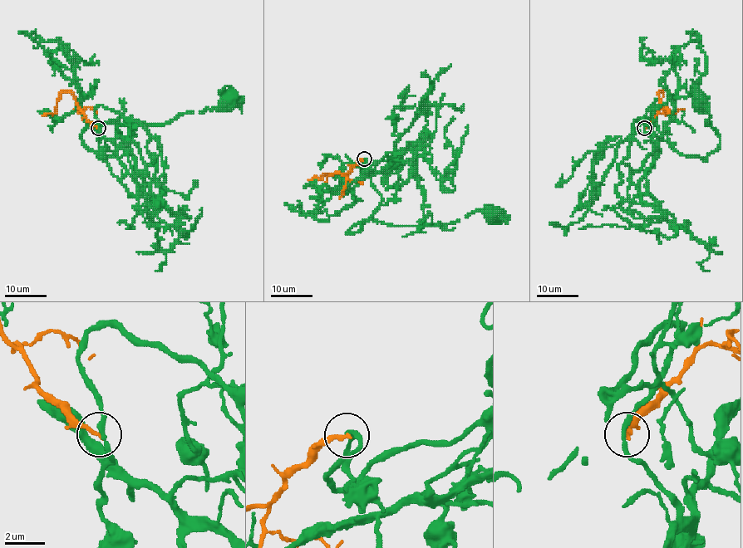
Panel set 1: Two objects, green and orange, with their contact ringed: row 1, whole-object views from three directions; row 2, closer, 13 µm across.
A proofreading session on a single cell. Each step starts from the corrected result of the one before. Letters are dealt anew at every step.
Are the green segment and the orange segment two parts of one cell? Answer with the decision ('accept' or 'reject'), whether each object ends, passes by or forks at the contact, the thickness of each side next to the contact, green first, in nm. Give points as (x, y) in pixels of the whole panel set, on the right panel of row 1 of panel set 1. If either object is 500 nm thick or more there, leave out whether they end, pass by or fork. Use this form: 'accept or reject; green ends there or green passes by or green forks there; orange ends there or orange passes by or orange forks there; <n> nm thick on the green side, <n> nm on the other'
reject; green passes by; orange ends there; 240 nm thick on the green side, 240 nm on the other

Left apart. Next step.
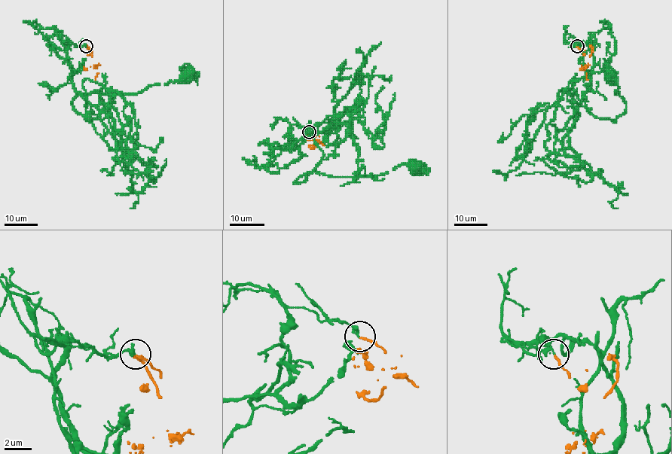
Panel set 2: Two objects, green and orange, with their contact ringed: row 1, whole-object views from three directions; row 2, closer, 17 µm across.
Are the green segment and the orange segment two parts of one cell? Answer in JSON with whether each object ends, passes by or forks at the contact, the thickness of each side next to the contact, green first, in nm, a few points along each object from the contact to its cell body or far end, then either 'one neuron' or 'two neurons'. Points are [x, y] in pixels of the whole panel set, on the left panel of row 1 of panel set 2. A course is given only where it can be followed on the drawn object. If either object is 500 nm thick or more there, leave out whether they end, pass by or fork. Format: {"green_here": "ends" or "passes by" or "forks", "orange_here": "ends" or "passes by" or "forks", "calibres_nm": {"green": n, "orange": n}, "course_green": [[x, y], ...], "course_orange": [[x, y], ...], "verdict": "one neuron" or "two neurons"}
{"green_here": "ends", "orange_here": "ends", "calibres_nm": {"green": 200, "orange": 150}, "course_green": [[86, 46], [67, 42], [66, 53], [99, 118], [89, 121], [74, 108], [78, 94], [187, 75]], "course_orange": [[86, 46], [92, 50], [88, 47], [96, 65], [97, 76], [95, 80]], "verdict": "one neuron"}

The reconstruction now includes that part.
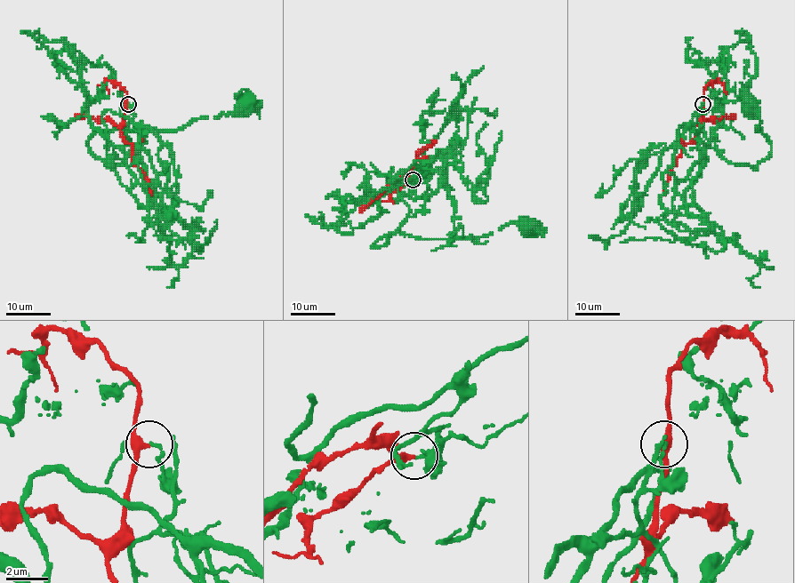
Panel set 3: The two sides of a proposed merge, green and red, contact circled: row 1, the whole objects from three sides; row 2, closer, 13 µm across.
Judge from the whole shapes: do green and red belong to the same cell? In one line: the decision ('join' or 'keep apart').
keep apart

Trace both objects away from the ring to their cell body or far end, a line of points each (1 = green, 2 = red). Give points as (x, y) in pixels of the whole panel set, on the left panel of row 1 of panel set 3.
1: (128, 104), (161, 144), (168, 171), (149, 182), (116, 146), (124, 164), (111, 169), (88, 141), (245, 106)
2: (128, 104), (120, 131), (122, 137), (130, 142), (132, 163), (148, 180), (148, 192), (152, 195)

